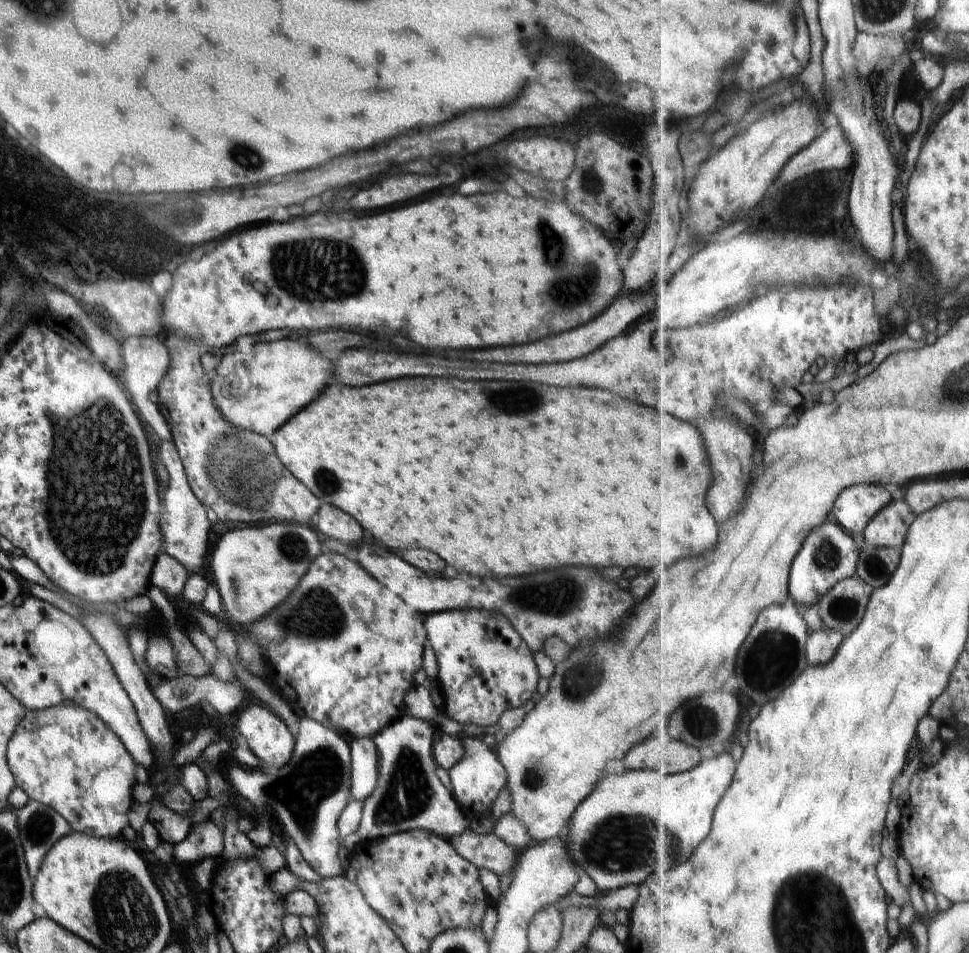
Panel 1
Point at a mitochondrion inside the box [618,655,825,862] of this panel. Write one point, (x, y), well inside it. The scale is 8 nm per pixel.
(688, 714)

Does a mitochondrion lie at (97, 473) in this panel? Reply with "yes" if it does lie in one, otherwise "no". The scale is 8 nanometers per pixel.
yes

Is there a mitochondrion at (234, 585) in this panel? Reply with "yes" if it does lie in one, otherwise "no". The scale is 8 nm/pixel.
yes

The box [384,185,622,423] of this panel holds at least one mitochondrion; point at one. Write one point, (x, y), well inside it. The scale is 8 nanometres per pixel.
(567, 291)

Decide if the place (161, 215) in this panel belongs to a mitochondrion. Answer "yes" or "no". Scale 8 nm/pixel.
yes

